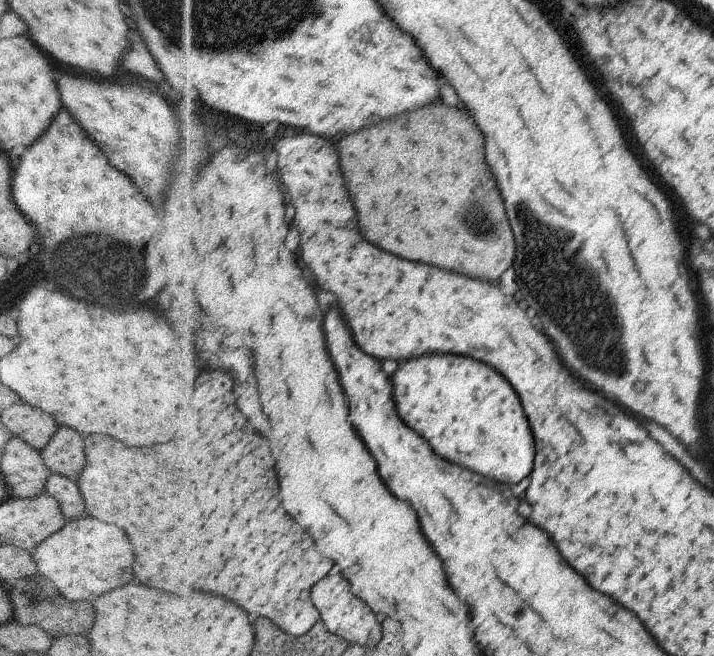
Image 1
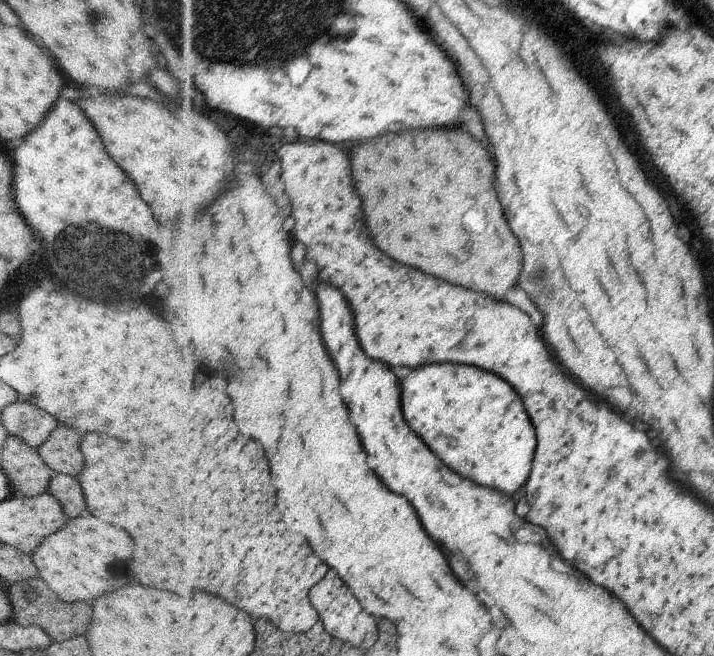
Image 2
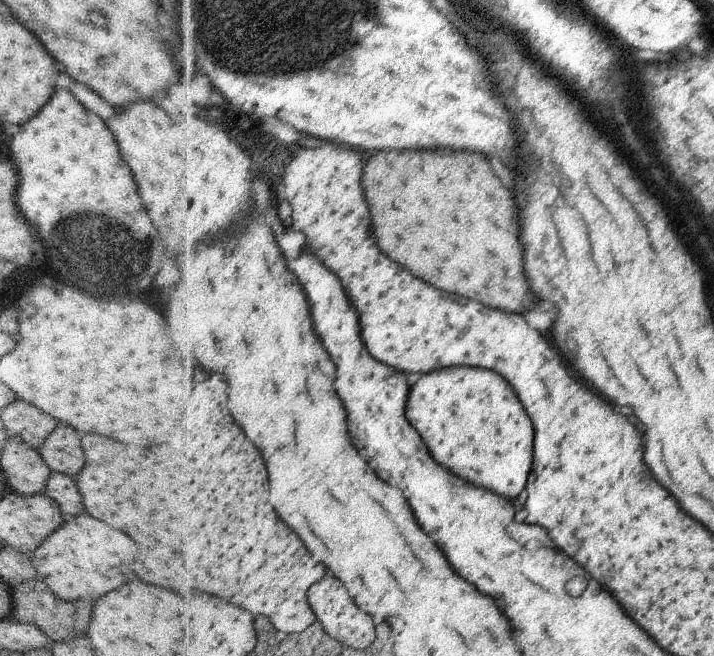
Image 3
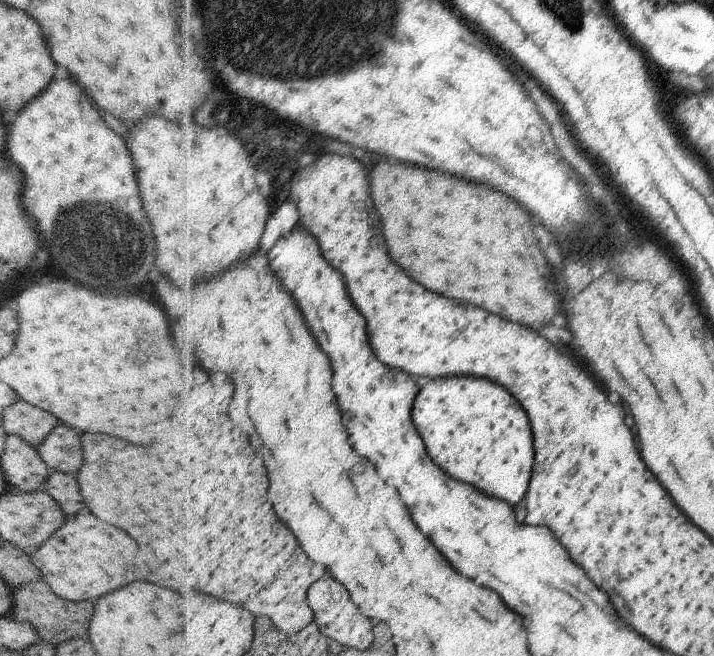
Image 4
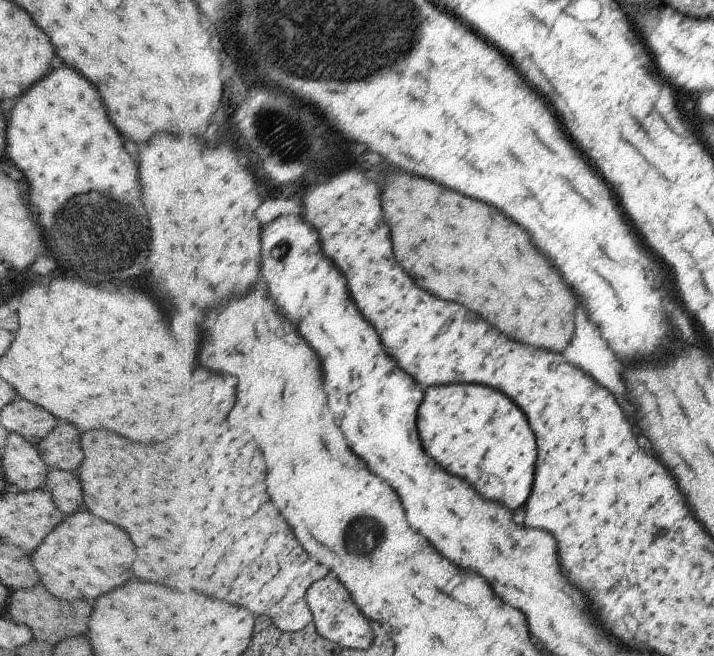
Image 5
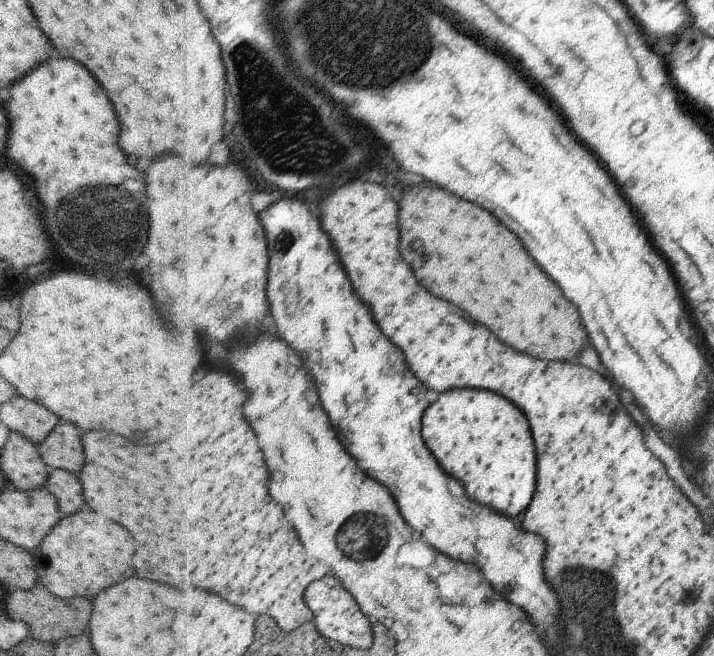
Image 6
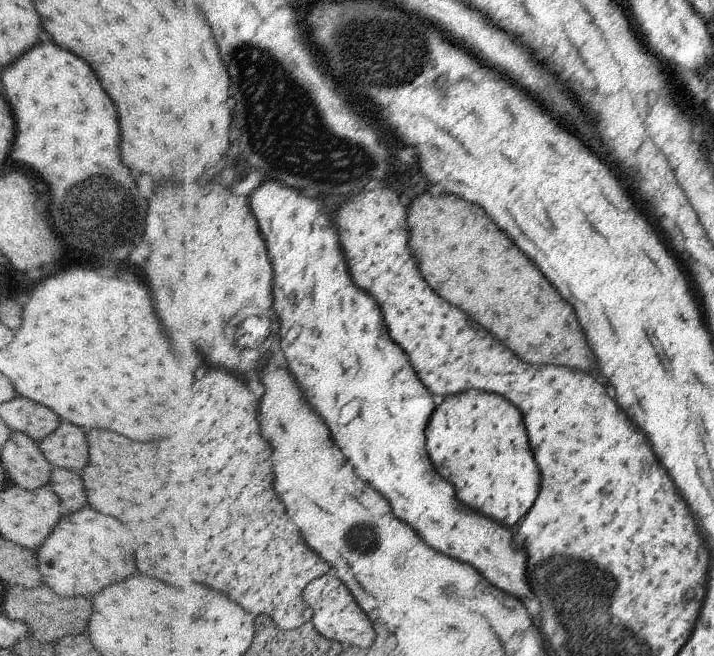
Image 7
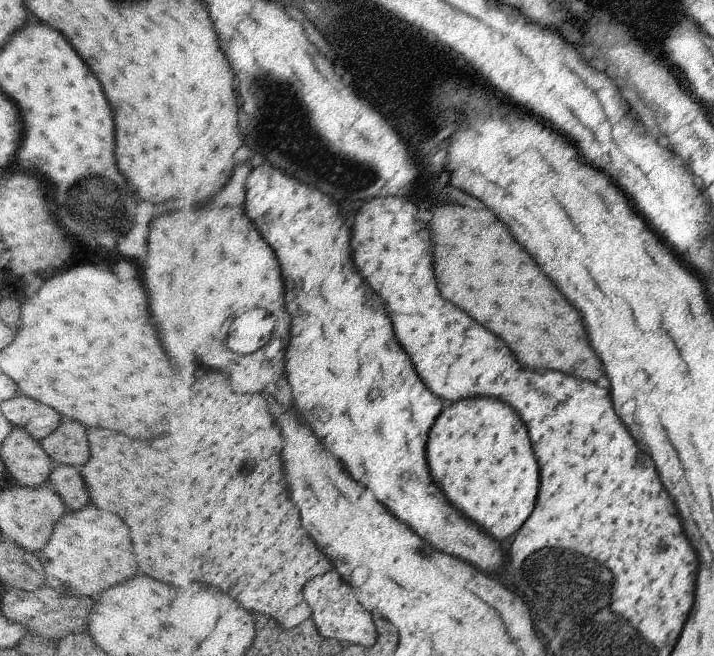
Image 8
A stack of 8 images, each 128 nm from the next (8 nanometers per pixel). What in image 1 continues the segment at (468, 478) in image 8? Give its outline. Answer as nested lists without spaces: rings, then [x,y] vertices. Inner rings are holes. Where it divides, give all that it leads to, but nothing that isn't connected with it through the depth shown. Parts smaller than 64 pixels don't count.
[[[430,354],[404,362],[402,370],[394,376],[394,384],[402,418],[430,440],[430,448],[438,456],[446,456],[446,460],[454,460],[454,464],[462,464],[464,468],[474,468],[482,476],[494,476],[494,480],[502,480],[504,484],[518,484],[532,472],[534,438],[520,400],[512,386],[488,364],[466,356]]]

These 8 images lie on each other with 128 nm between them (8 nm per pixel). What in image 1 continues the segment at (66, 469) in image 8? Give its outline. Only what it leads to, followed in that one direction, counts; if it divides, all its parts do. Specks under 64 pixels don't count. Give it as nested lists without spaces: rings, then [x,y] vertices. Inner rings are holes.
[[[52,474],[45,486],[45,492],[58,500],[67,521],[81,517],[80,514],[84,512],[84,500],[82,500],[77,482],[61,475]]]

